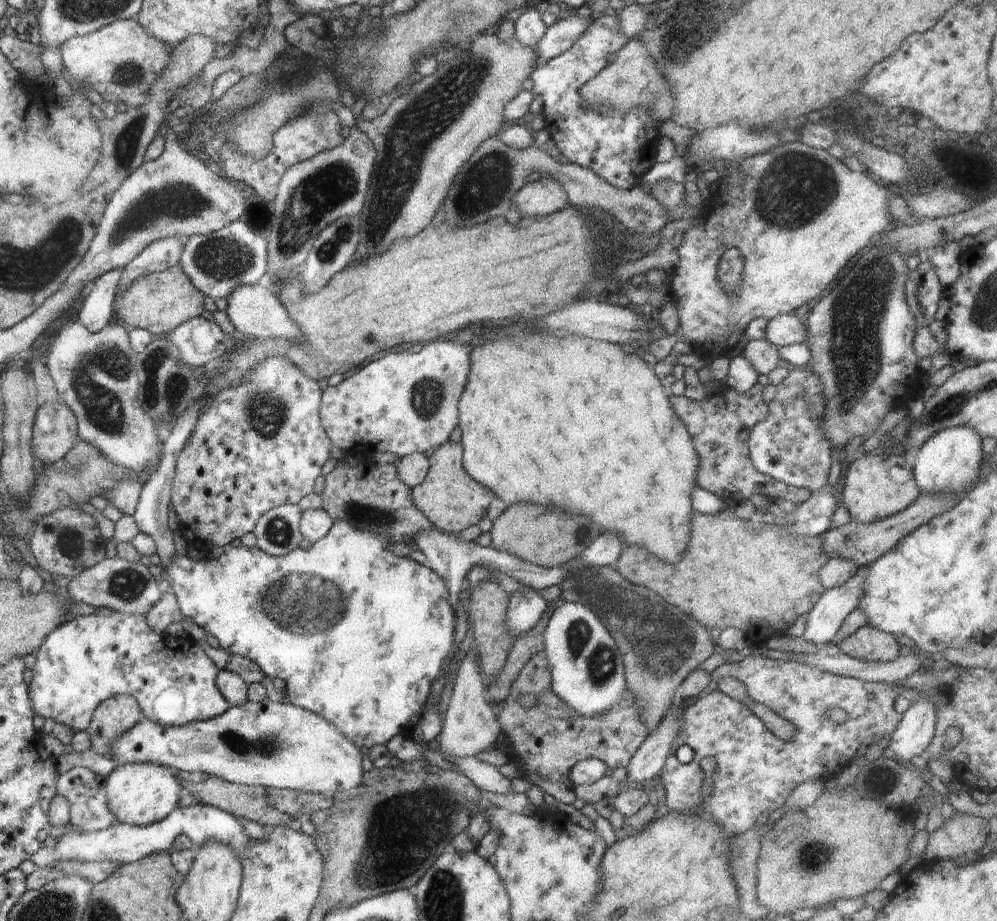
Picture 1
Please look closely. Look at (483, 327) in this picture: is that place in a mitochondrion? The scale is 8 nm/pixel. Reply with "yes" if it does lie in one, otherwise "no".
no

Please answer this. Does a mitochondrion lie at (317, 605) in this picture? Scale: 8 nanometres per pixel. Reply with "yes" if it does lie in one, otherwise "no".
yes

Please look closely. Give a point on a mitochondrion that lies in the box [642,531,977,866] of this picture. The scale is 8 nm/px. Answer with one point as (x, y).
(881, 780)

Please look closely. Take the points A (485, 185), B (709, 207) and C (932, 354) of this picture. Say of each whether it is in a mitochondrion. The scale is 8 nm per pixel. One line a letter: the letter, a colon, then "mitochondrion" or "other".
A: mitochondrion
B: other
C: other

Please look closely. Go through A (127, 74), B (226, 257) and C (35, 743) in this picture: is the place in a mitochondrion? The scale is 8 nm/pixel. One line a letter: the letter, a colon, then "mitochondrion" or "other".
A: mitochondrion
B: mitochondrion
C: other

